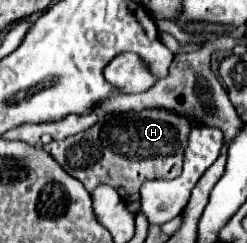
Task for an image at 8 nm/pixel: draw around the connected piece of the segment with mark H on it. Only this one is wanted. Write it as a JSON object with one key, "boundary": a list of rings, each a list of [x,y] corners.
{"boundary":[[[140,110],[124,114],[106,114],[92,128],[68,136],[60,142],[50,142],[44,150],[74,178],[78,178],[90,192],[96,184],[122,186],[130,192],[132,202],[138,202],[140,184],[154,178],[176,178],[182,170],[184,144],[188,140],[190,124],[166,110]]]}

